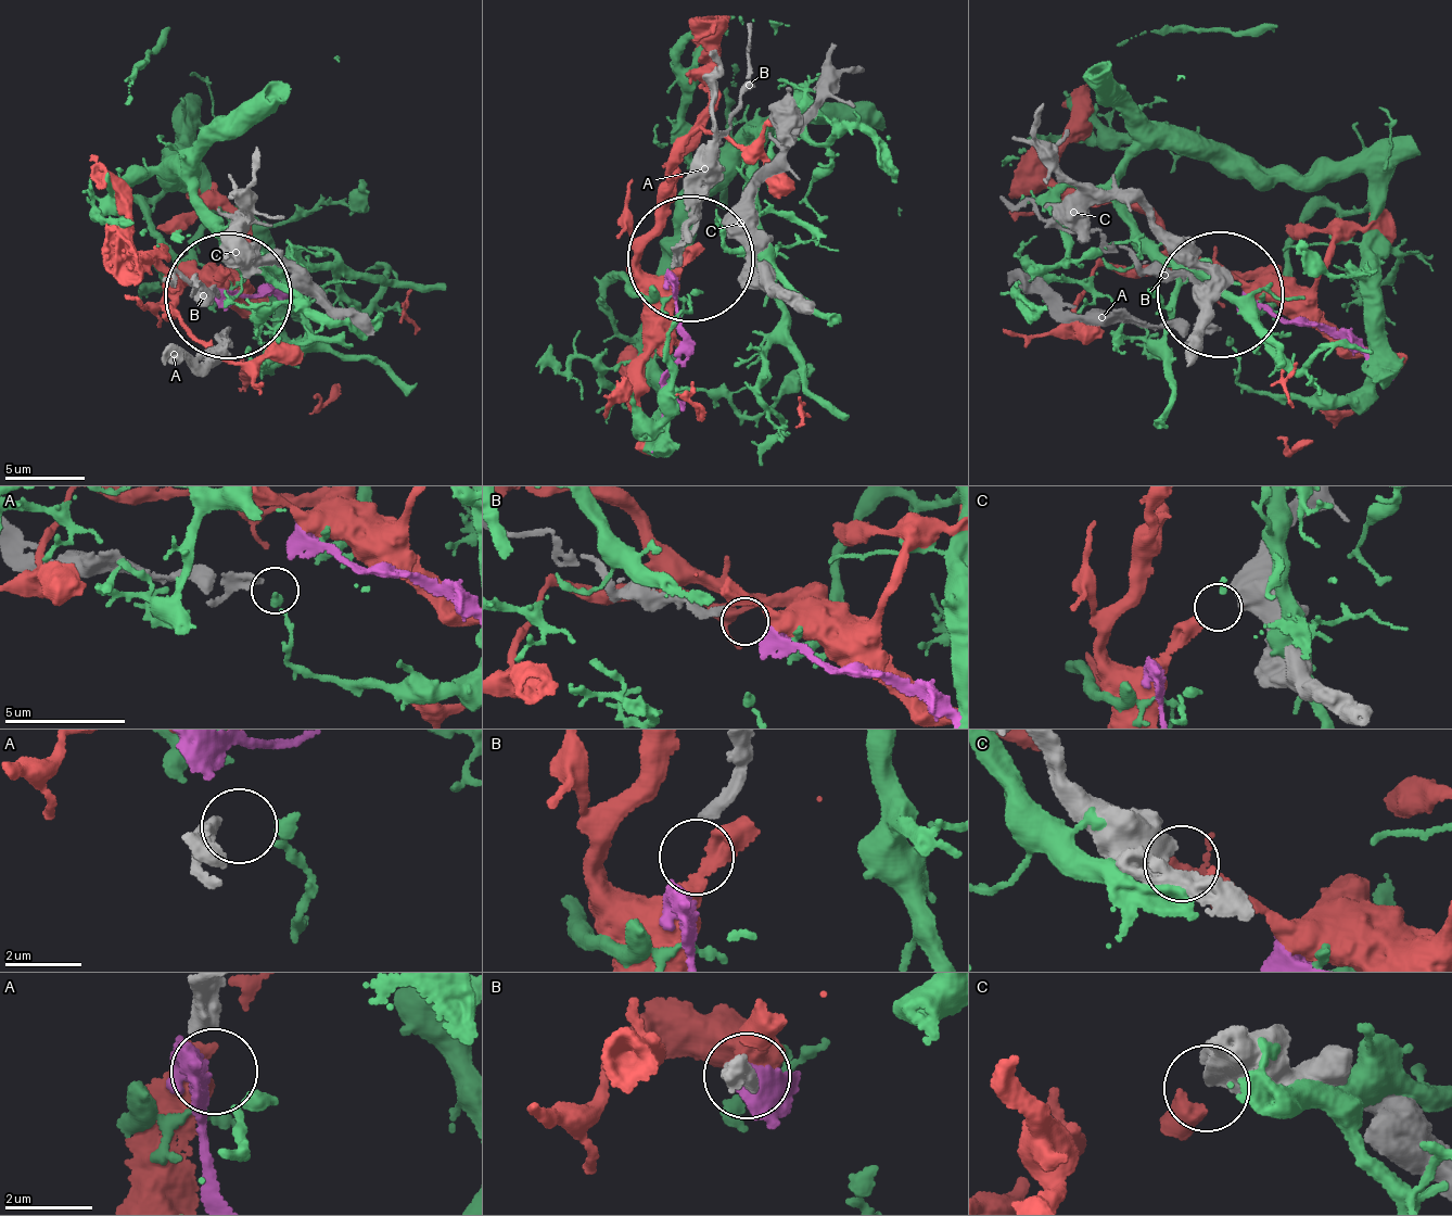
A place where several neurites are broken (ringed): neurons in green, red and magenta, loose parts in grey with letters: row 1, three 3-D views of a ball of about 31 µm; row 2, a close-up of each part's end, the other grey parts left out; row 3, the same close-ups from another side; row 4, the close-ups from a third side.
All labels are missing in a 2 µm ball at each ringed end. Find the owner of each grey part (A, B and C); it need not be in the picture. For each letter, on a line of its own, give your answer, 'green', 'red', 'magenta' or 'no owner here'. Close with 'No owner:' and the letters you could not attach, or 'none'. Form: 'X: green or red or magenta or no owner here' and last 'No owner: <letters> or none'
A: no owner here
B: magenta
C: red
No owner: A

